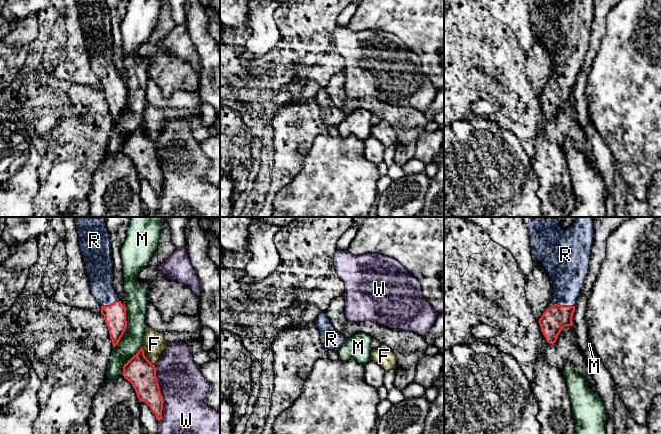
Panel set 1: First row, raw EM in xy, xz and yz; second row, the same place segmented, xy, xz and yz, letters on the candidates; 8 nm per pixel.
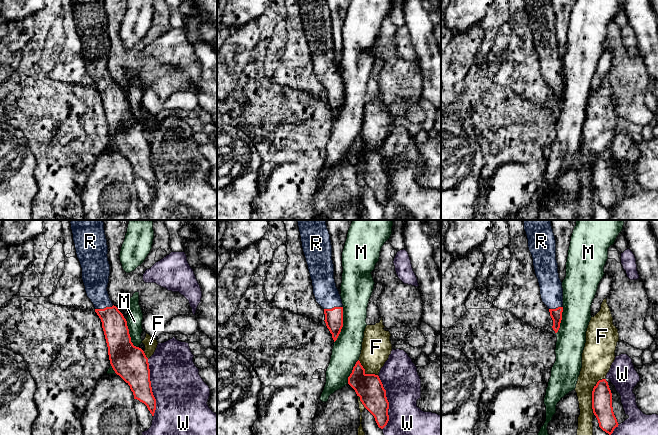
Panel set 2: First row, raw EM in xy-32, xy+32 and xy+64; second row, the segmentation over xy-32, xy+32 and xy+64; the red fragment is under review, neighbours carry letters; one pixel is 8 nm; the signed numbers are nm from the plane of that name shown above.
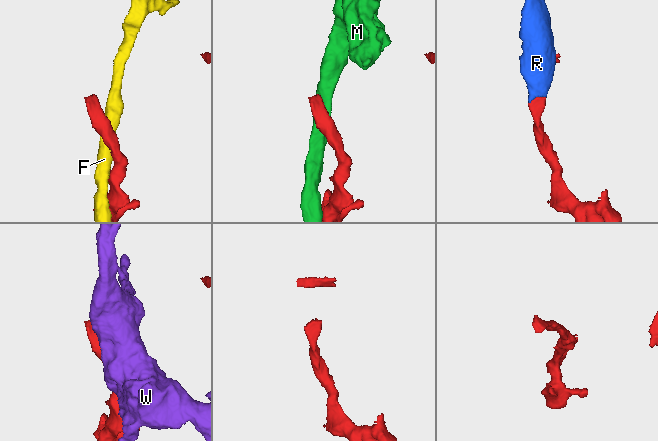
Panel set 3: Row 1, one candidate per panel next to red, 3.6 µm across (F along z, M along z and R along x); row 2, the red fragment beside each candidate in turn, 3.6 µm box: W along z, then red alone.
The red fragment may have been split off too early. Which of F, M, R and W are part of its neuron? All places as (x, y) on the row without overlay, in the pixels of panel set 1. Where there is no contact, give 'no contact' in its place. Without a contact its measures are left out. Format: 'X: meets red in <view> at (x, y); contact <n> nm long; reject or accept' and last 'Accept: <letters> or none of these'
F: meets red in xy at (144, 132); contact 190 nm long; reject
M: meets red in xy at (126, 103); contact 360 nm long; reject
R: meets red in yz at (560, 81); contact 220 nm long; accept
W: meets red in xy at (160, 169); contact 460 nm long; reject
Accept: R

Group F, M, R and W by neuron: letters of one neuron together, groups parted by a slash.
F / M / R / W

